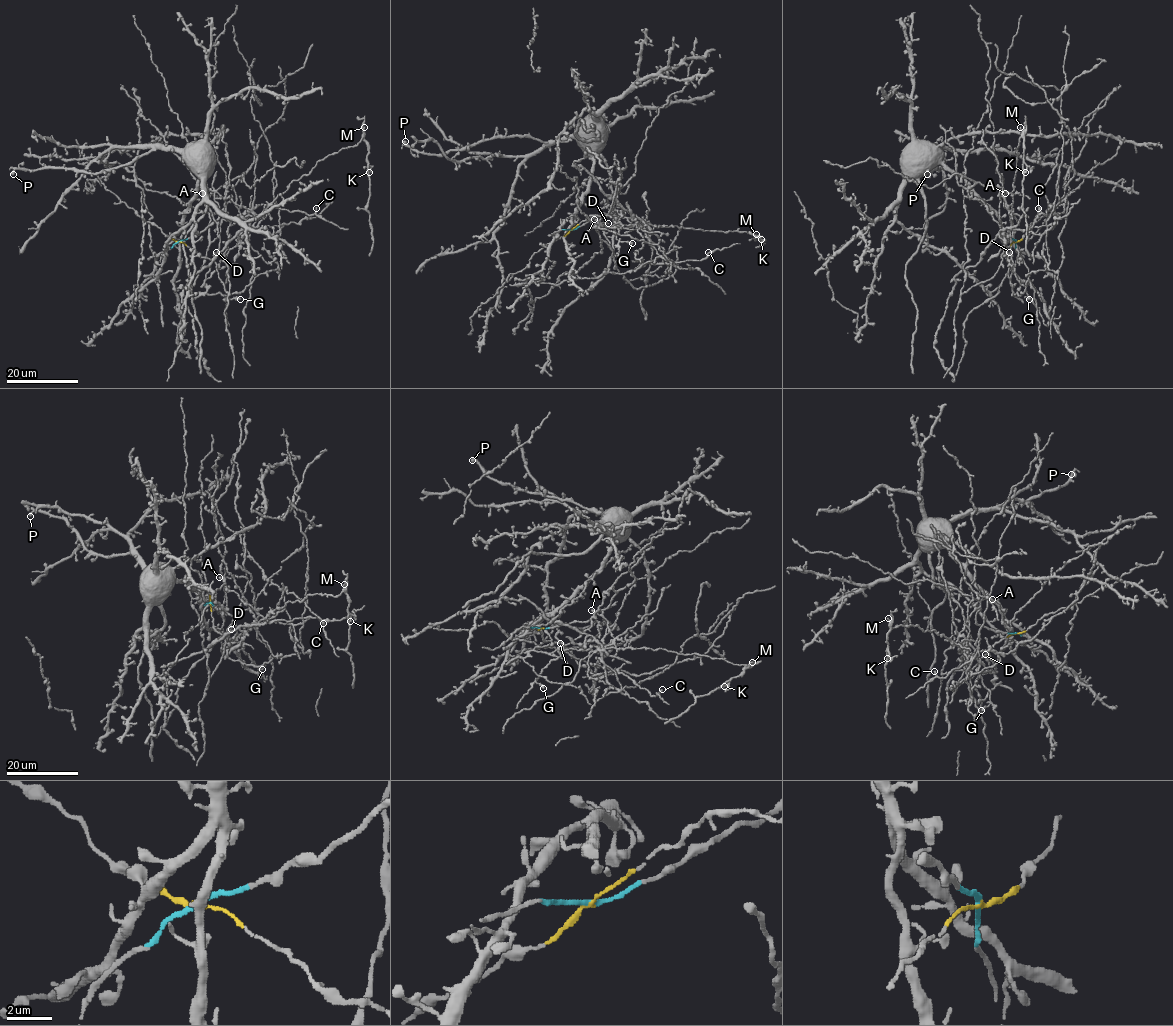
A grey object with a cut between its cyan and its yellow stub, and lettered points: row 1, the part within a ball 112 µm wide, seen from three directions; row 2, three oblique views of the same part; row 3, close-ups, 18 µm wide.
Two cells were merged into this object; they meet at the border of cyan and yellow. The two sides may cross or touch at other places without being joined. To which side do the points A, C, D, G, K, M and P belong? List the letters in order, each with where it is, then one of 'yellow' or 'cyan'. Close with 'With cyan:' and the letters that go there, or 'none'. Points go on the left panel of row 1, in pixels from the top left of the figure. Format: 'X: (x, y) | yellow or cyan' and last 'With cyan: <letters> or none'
A: (202, 193) | cyan
C: (316, 208) | cyan
D: (216, 252) | cyan
G: (240, 299) | cyan
K: (369, 172) | cyan
M: (364, 127) | cyan
P: (13, 174) | yellow
With cyan: A, C, D, G, K, M

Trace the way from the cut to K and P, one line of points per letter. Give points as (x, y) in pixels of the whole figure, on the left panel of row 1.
K: (178, 241), (217, 219), (215, 198), (229, 197), (260, 216), (318, 161), (354, 146), (362, 136), (369, 172)
P: (178, 241), (215, 263), (229, 293), (201, 162), (181, 151), (151, 149), (94, 173), (39, 168), (12, 174)

